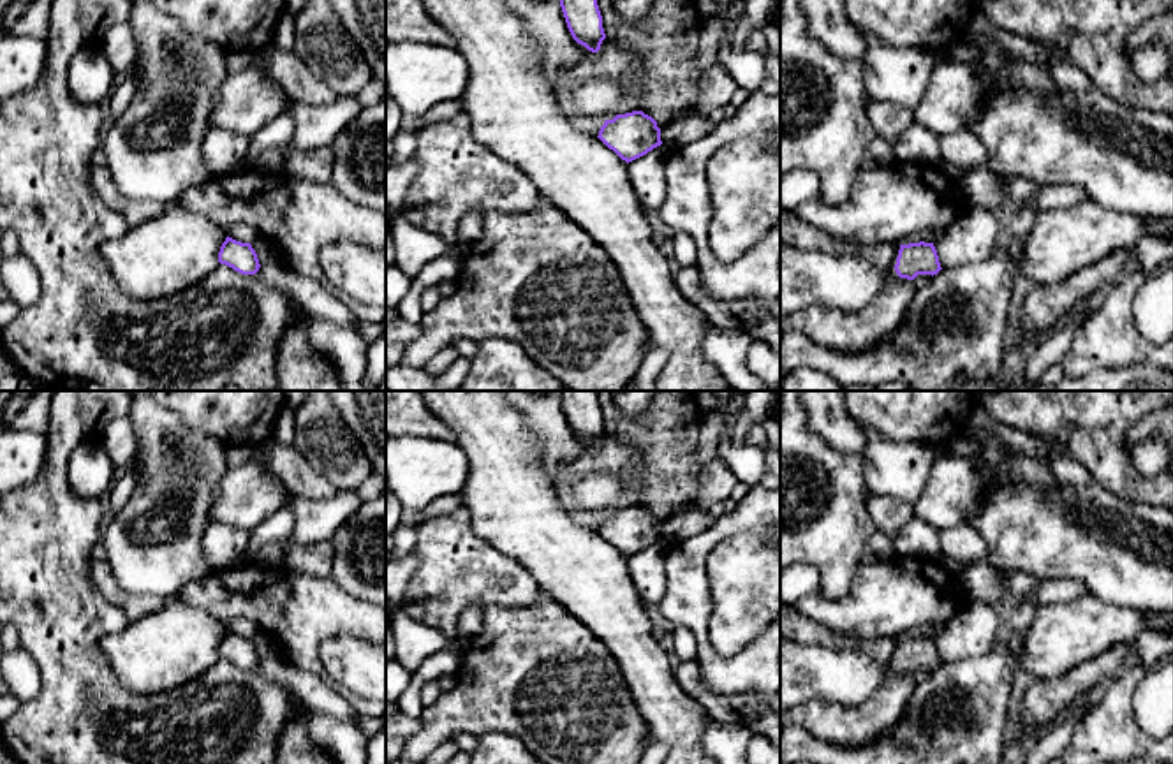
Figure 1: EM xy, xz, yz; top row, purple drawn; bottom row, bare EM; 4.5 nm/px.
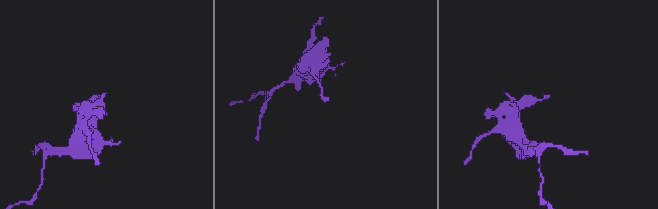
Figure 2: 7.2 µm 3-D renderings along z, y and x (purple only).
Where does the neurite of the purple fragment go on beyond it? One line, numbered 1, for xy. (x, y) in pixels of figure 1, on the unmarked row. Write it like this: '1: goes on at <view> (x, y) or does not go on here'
1: does not go on here

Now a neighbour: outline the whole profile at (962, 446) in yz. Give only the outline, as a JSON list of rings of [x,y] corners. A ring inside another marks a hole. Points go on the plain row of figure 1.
[[[965,433],[949,444],[941,444],[946,454],[953,456],[972,456],[979,451],[974,440],[970,440]]]

